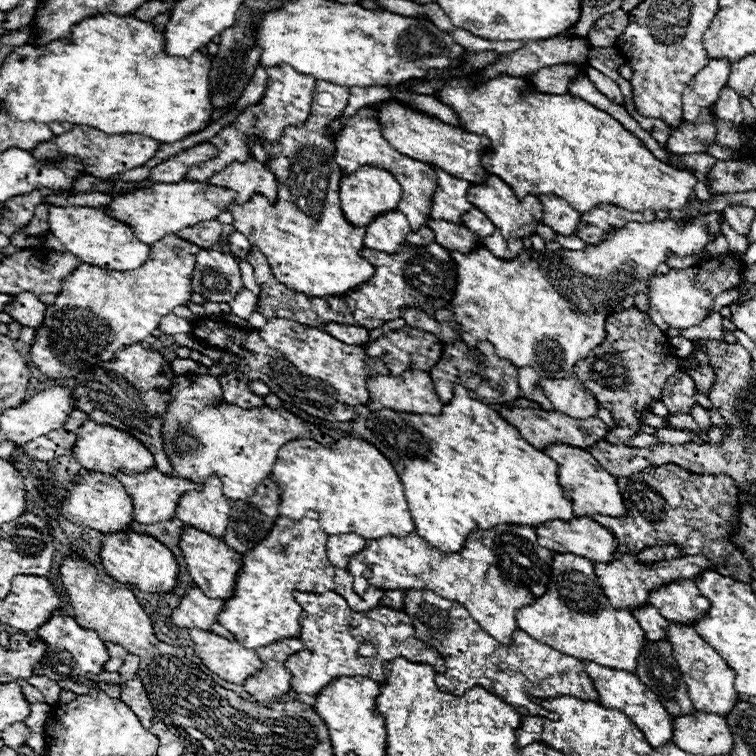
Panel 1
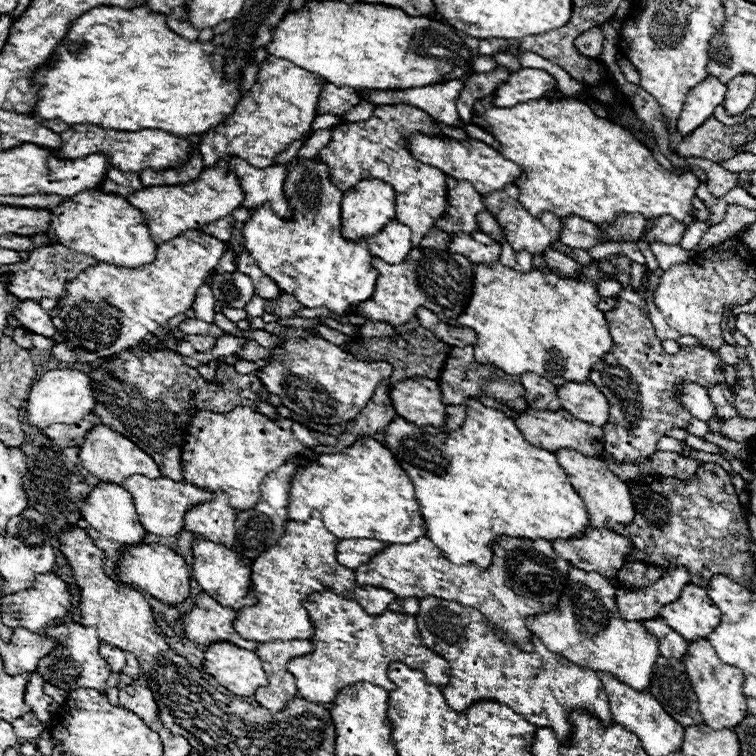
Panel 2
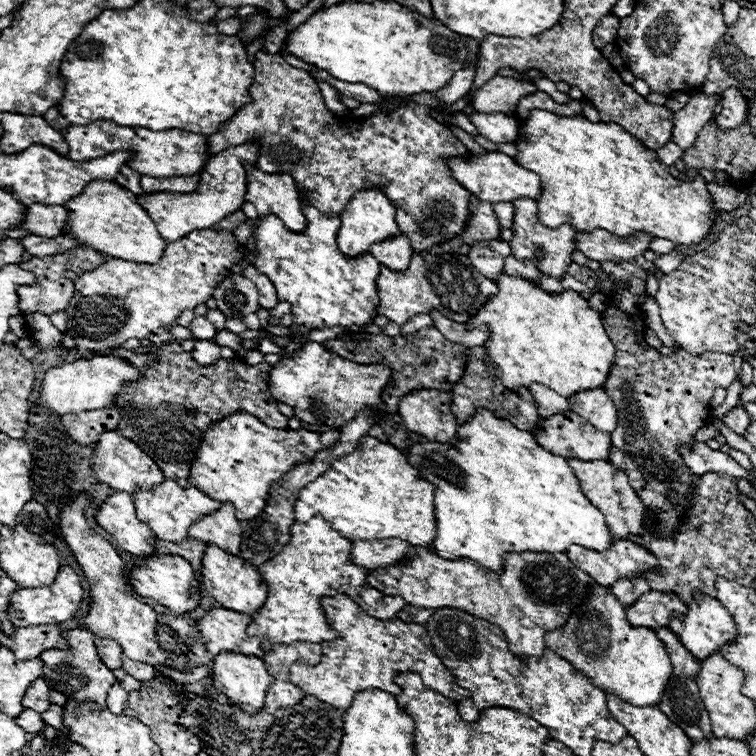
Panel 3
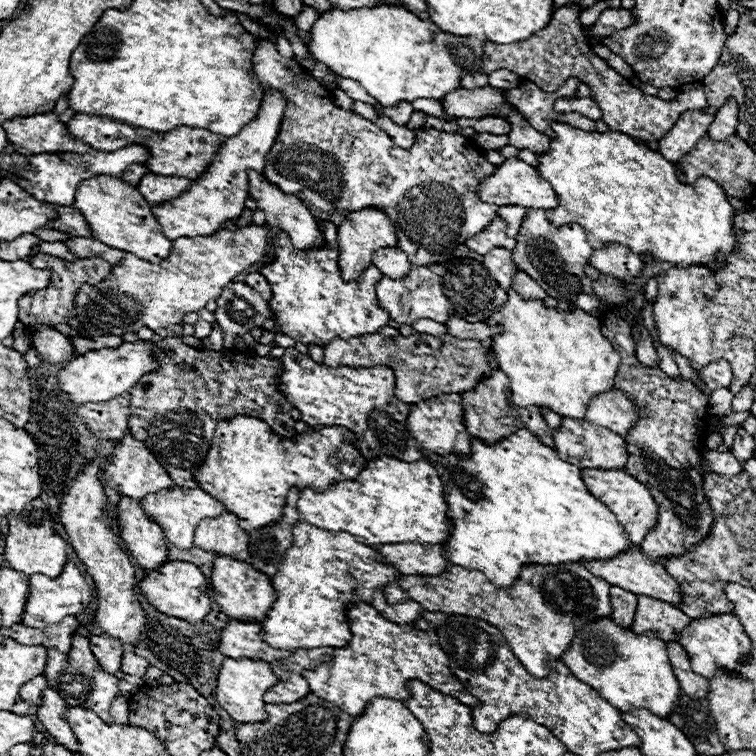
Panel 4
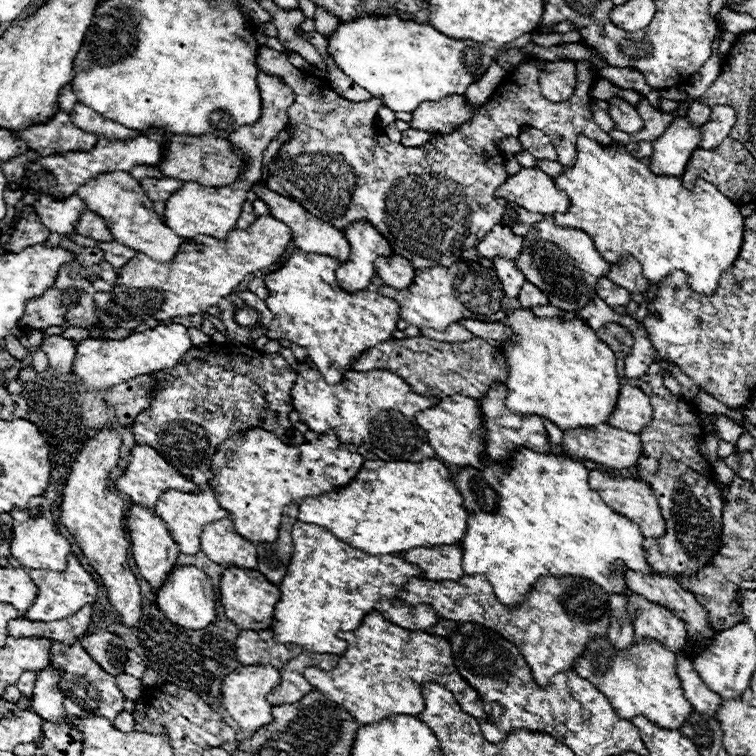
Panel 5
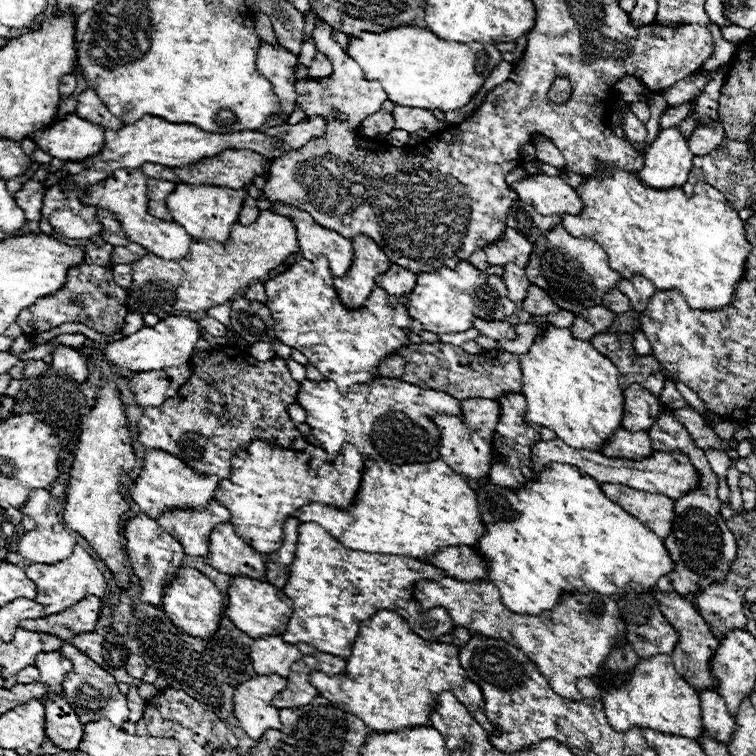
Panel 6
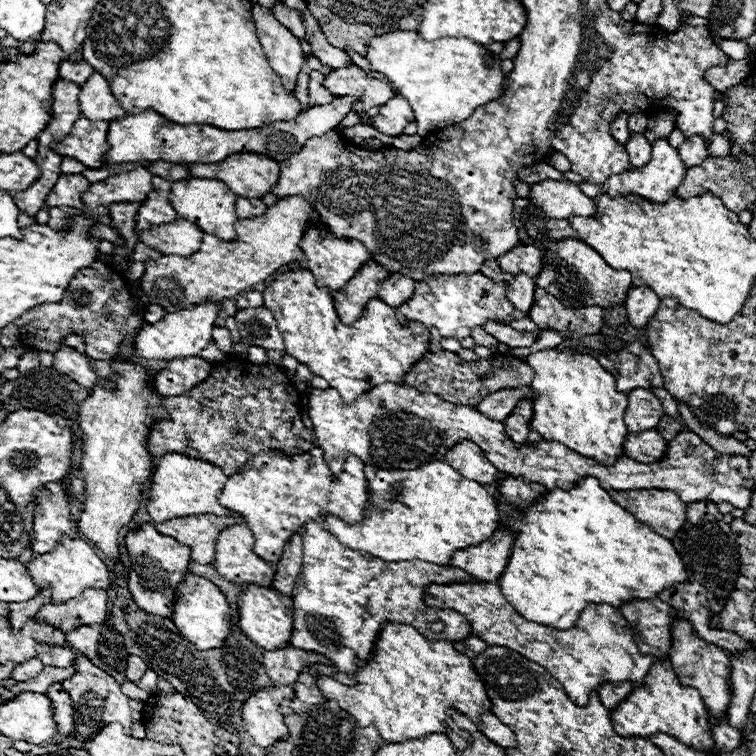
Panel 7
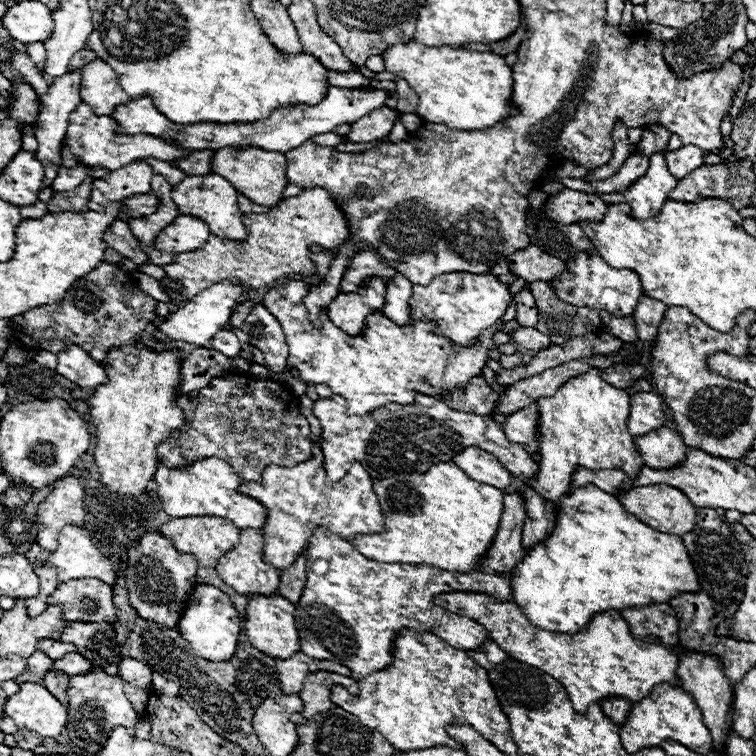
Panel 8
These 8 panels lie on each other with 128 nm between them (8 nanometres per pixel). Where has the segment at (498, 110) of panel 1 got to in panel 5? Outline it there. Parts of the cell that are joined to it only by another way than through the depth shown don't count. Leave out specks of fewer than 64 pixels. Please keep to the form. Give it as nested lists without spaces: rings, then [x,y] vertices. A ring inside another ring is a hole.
[[[578,136],[578,158],[574,168],[564,168],[564,174],[554,178],[556,186],[564,190],[570,200],[572,208],[568,216],[554,216],[554,222],[560,228],[578,228],[586,232],[600,256],[608,262],[618,264],[622,258],[632,256],[640,262],[646,280],[658,286],[670,272],[682,270],[688,274],[688,284],[700,296],[712,296],[718,288],[720,276],[732,268],[734,260],[742,250],[742,214],[738,206],[728,200],[716,186],[708,184],[706,180],[698,178],[692,190],[682,188],[682,180],[676,176],[654,176],[650,172],[650,160],[636,160],[632,158],[626,148],[602,148],[594,140],[586,136]]]

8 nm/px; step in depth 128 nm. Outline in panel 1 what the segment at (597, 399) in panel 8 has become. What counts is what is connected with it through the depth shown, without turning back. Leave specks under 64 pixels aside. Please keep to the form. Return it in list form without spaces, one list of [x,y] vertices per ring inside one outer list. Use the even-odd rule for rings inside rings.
[[[710,212],[708,216],[698,216],[696,220],[672,222],[672,220],[654,220],[652,224],[628,224],[620,230],[610,232],[610,236],[596,246],[586,250],[562,250],[562,252],[522,252],[516,260],[500,260],[484,246],[476,248],[470,254],[452,252],[456,260],[458,286],[456,296],[448,308],[440,310],[434,318],[440,322],[456,322],[462,334],[462,340],[476,348],[480,342],[490,342],[496,354],[502,360],[508,360],[516,368],[530,366],[542,378],[570,378],[574,366],[588,358],[590,350],[600,346],[606,338],[606,318],[610,308],[622,302],[626,296],[634,296],[642,290],[642,280],[656,272],[660,262],[666,262],[666,252],[672,250],[678,256],[698,254],[712,240],[712,234],[720,232],[718,214]]]

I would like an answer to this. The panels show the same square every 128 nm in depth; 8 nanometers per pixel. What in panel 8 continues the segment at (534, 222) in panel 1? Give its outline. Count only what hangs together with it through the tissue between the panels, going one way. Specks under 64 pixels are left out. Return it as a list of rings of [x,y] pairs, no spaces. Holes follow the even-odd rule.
[[[580,252],[572,262],[568,262],[568,272],[560,276],[560,280],[554,280],[552,286],[556,288],[558,296],[574,306],[590,306],[596,310],[606,310],[612,316],[632,316],[634,308],[640,300],[642,284],[640,276],[632,270],[616,270],[610,264],[606,264],[598,254],[586,254]]]

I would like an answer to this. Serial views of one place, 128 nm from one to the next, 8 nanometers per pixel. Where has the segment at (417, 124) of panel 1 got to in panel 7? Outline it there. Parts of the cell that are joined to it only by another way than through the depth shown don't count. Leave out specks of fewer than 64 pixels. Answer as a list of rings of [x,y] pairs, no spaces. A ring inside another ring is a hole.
[[[546,180],[532,184],[530,200],[550,218],[568,220],[570,216],[596,216],[596,204],[576,184]]]

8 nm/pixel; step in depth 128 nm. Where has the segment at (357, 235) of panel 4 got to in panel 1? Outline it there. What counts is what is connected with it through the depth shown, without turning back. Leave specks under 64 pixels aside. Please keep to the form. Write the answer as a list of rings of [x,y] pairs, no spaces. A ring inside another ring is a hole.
[[[364,166],[358,172],[354,172],[352,176],[344,176],[340,184],[342,184],[340,202],[342,202],[344,216],[352,226],[362,226],[362,228],[372,224],[380,214],[396,210],[398,202],[400,202],[400,194],[402,194],[400,184],[396,182],[394,176],[390,176],[390,172],[386,172],[382,168],[372,168],[372,166]]]

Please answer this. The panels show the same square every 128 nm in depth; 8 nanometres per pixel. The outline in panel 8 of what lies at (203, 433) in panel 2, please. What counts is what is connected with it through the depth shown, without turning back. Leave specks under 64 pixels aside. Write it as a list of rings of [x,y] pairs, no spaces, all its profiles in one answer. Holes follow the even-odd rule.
[[[313,443],[312,460],[300,462],[292,468],[268,466],[258,482],[244,482],[240,492],[256,498],[268,508],[268,520],[262,532],[266,540],[264,560],[278,570],[288,568],[300,554],[306,552],[308,538],[318,526],[326,526],[346,540],[362,534],[378,534],[384,530],[384,514],[378,496],[374,494],[372,480],[362,464],[352,462],[344,480],[328,482],[318,443]]]

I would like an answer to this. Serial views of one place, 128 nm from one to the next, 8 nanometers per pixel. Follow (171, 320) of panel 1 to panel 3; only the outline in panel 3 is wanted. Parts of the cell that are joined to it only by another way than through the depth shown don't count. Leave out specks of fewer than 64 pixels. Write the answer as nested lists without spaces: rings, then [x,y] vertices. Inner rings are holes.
[[[196,316],[192,322],[190,322],[190,326],[188,326],[190,330],[192,330],[192,334],[194,334],[194,338],[196,340],[204,340],[204,338],[212,338],[214,334],[216,334],[216,328],[204,318],[204,316]]]

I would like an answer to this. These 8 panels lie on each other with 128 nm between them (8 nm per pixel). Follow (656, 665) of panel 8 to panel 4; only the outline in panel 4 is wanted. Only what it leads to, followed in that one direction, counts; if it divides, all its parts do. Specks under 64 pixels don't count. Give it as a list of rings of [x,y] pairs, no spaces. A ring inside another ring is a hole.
[[[582,564],[558,566],[528,566],[522,568],[520,580],[504,592],[482,574],[460,566],[450,566],[440,576],[402,576],[386,586],[388,604],[414,600],[428,612],[444,612],[486,620],[496,626],[508,640],[514,656],[524,664],[528,674],[544,678],[550,672],[550,662],[560,660],[568,650],[578,628],[590,620],[610,616],[610,584],[592,576]]]

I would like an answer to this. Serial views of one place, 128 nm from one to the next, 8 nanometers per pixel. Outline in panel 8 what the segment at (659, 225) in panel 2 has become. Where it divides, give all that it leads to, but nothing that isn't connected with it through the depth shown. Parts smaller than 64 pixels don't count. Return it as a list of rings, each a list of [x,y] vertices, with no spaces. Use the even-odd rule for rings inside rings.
[[[648,296],[640,298],[640,304],[636,306],[636,312],[634,312],[636,332],[638,332],[640,340],[652,342],[658,338],[658,328],[662,324],[666,310],[668,310],[668,306],[658,300],[652,300]]]

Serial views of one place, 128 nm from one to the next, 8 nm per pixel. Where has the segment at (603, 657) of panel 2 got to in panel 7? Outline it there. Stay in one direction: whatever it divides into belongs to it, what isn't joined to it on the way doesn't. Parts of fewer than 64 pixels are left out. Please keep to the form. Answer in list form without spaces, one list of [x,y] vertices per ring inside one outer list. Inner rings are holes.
[[[668,660],[654,664],[644,686],[634,688],[632,696],[628,696],[628,700],[624,700],[624,704],[616,708],[616,712],[610,712],[610,718],[614,730],[624,738],[650,738],[662,732],[682,740],[684,744],[690,744],[698,752],[708,752],[714,748],[714,738],[708,724],[708,712],[698,690],[682,686],[674,676],[672,664]]]

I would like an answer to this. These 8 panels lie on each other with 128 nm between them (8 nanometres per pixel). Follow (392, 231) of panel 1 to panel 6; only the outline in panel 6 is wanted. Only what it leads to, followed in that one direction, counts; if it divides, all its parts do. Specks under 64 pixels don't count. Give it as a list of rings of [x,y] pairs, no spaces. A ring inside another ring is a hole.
[[[390,264],[388,272],[384,272],[384,276],[378,276],[376,284],[380,288],[384,288],[386,294],[390,294],[390,296],[406,296],[406,294],[410,294],[414,290],[416,274],[408,272],[402,266]]]

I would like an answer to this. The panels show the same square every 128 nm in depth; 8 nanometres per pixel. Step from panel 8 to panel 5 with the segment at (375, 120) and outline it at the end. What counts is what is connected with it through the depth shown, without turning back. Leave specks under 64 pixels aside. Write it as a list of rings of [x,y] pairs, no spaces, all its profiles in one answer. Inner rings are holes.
[[[448,96],[432,104],[420,104],[412,112],[410,128],[432,132],[432,134],[450,134],[460,124],[472,118],[474,110],[466,108],[464,96]]]

